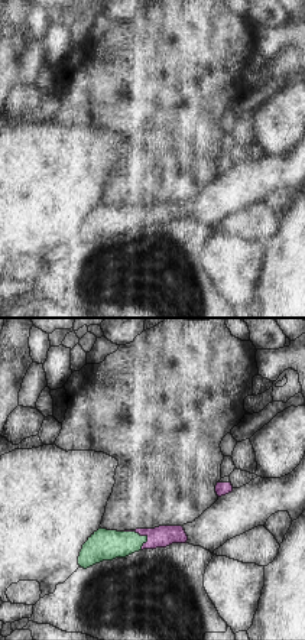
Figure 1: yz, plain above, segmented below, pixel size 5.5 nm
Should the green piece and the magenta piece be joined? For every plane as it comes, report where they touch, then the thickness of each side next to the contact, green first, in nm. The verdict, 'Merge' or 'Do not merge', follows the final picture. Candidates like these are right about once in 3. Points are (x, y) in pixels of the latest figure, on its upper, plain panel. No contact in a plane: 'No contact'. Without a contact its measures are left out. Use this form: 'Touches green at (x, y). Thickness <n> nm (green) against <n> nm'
Touches green at (142, 213). Thickness 180 nm (green) against 120 nm.

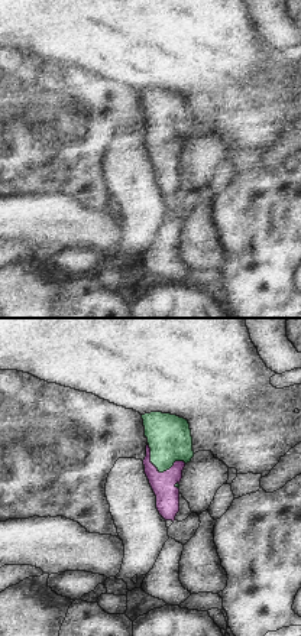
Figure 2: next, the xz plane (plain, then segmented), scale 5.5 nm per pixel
Touches green at (159, 148). Thickness 240 nm (green) against 130 nm.

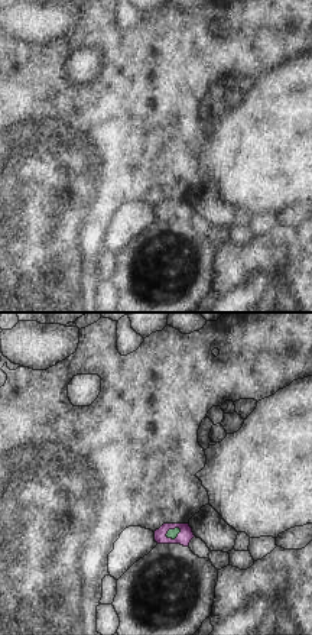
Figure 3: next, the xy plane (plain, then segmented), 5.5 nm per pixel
Touches green at (172, 206). Thickness 50 nm (green) against 80 nm.

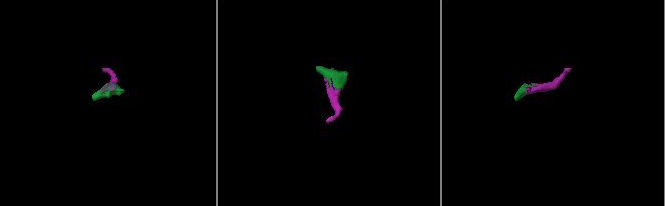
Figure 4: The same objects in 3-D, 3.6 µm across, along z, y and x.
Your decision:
Merge.

